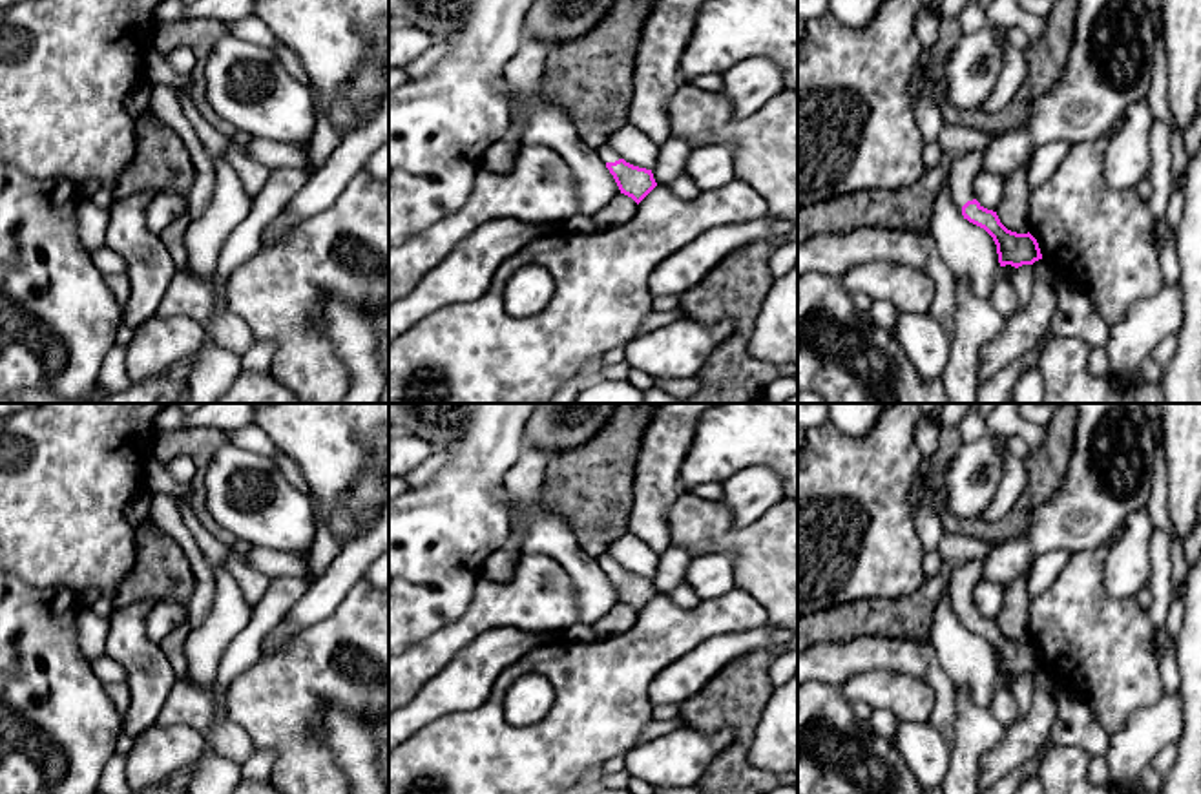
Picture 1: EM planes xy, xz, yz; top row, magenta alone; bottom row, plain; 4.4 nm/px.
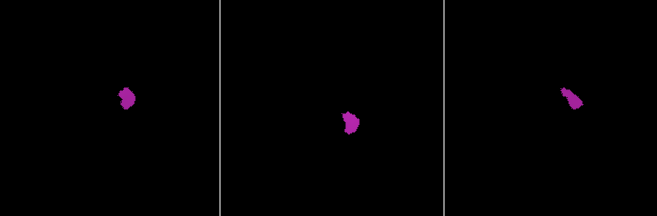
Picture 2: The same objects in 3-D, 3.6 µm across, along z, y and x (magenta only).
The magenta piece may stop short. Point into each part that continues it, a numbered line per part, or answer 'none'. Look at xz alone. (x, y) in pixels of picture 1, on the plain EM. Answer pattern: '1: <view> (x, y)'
1: xz (606, 563)

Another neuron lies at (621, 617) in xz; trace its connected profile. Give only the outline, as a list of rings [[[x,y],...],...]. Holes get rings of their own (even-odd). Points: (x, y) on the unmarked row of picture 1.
[[[619,602],[604,617],[595,621],[591,628],[602,637],[611,637],[628,632],[635,621],[637,611],[632,606]]]

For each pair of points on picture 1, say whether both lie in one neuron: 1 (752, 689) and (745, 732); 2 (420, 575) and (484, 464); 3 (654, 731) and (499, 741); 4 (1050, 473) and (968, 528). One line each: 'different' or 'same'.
1: same
2: same
3: different
4: same

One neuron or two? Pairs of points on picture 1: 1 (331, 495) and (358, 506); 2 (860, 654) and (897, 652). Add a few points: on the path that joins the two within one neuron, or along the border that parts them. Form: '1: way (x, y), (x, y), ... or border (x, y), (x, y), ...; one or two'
1: border (364, 462), (356, 486), (333, 511), (327, 524); two
2: way (869, 652), (887, 652); one

